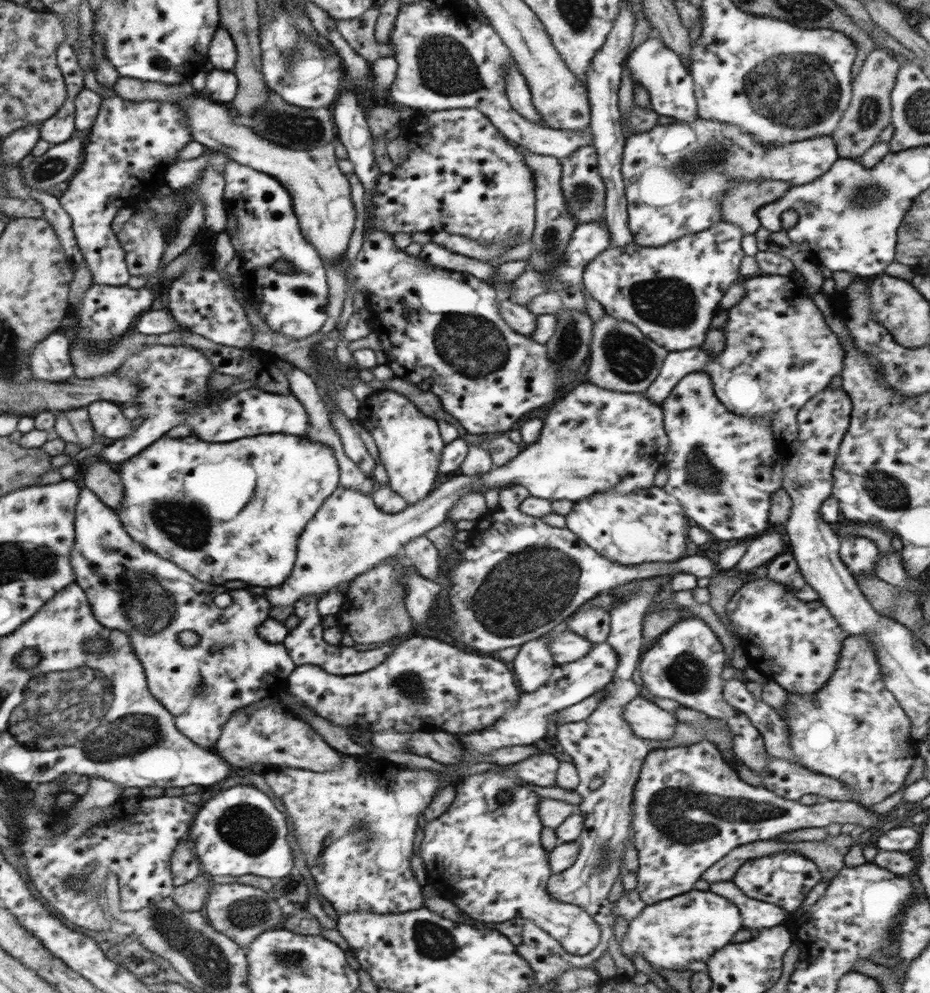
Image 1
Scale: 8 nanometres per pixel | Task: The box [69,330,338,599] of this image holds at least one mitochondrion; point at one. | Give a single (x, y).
(187, 523)

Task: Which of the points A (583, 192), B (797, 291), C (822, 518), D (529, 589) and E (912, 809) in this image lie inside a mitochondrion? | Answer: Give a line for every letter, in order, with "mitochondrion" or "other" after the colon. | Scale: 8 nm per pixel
A: mitochondrion
B: other
C: other
D: mitochondrion
E: other

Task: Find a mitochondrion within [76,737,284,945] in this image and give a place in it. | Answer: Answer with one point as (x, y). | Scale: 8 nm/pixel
(249, 828)

